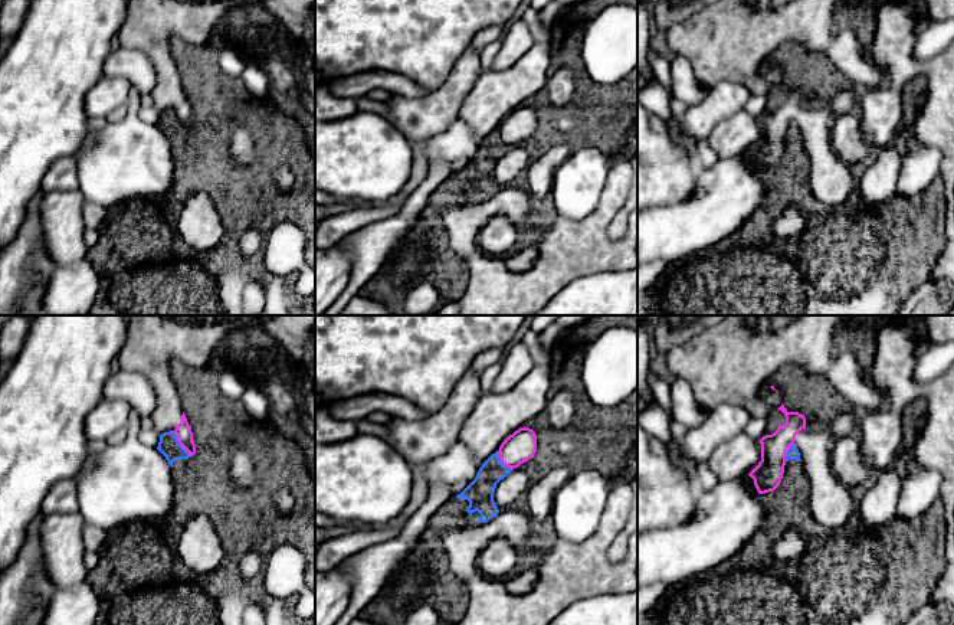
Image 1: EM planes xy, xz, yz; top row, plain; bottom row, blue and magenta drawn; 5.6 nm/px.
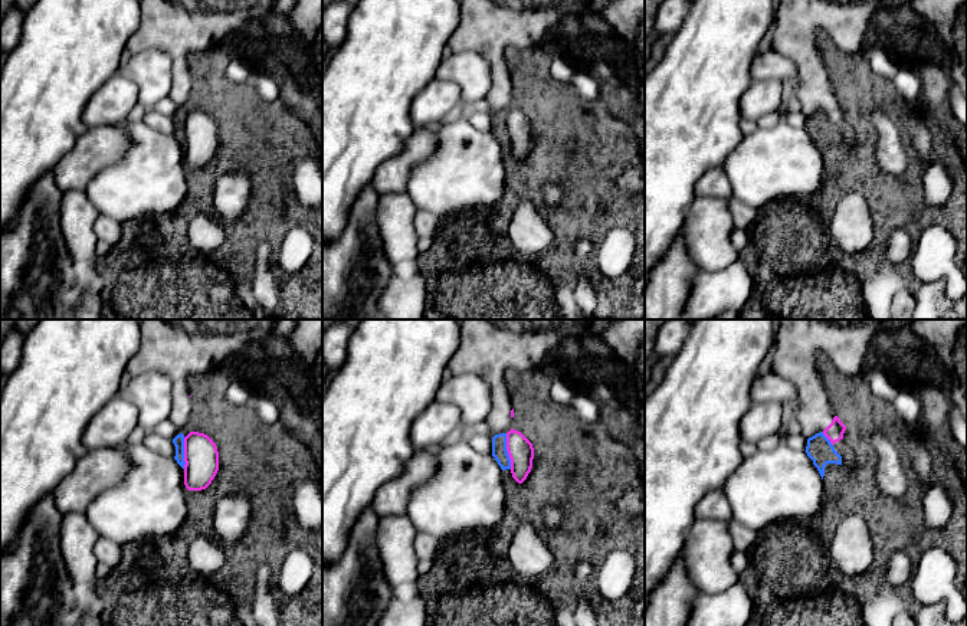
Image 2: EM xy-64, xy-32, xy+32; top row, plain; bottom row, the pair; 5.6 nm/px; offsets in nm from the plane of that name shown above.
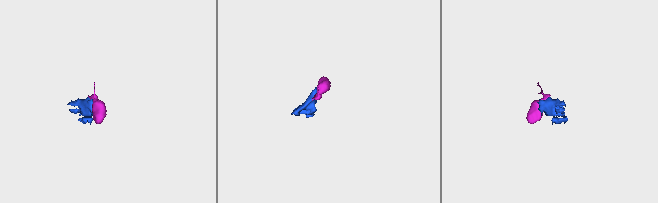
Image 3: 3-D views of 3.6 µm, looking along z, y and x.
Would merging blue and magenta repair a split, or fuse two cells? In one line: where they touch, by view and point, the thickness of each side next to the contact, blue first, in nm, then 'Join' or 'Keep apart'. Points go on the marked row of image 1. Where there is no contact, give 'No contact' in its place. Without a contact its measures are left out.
Touches blue at xy (179, 444). Thickness 120 nm (blue) against 90 nm. Keep apart

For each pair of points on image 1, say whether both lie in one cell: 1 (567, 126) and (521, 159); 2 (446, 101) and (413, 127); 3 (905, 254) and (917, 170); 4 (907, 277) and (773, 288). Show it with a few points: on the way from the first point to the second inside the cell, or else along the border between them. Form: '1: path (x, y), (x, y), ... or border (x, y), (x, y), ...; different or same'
1: border (517, 146), (530, 157); different
2: path (438, 110), (422, 118); same
3: border (920, 195), (914, 200); different
4: path (874, 297), (810, 297), (806, 293); same

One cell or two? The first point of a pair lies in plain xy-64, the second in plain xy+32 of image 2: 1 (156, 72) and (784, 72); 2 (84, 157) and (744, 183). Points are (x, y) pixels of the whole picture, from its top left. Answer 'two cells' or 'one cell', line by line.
1: one cell
2: two cells

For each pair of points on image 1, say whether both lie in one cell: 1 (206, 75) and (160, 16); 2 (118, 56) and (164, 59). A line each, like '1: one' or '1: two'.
1: two
2: two

